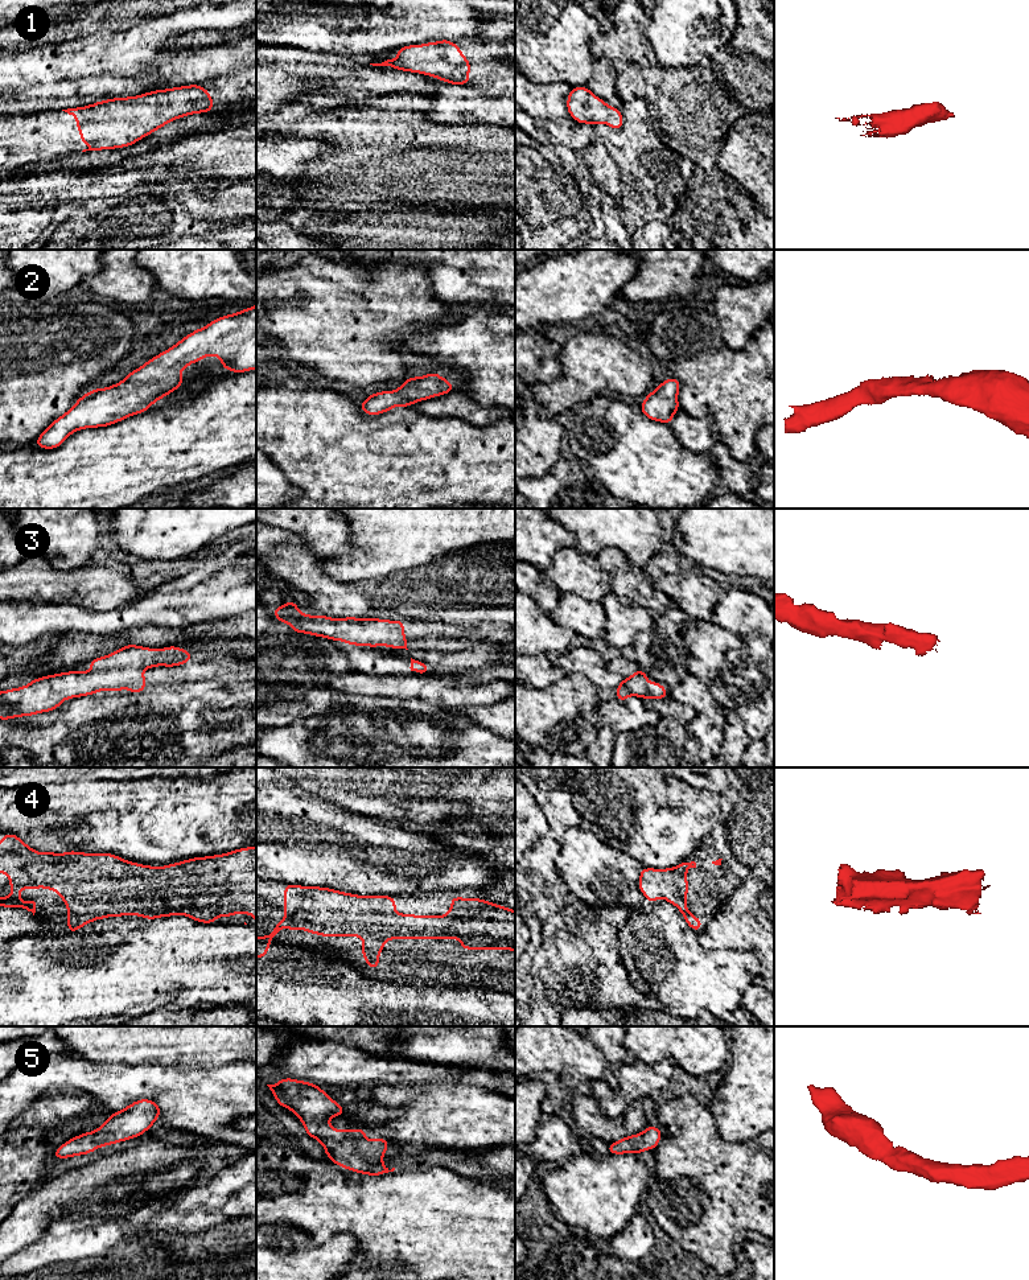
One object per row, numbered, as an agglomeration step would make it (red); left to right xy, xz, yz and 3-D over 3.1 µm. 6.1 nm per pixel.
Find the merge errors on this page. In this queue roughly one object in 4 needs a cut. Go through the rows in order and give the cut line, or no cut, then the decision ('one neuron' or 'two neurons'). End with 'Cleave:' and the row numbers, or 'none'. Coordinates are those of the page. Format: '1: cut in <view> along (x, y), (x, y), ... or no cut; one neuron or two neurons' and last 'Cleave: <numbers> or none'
1: no cut; one neuron
2: no cut; one neuron
3: no cut; one neuron
4: no cut; one neuron
5: no cut; one neuron
Cleave: none

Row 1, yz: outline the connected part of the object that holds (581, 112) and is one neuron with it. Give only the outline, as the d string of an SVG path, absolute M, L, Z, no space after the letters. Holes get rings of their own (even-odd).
M586 86L571 89L567 96L567 110L577 123L592 125L604 123L613 129L623 127L621 110L609 106L596 96Z

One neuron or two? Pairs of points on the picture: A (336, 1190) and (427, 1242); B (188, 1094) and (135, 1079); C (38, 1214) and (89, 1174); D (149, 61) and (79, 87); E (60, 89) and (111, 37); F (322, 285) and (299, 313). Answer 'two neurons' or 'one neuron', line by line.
A: one neuron
B: one neuron
C: one neuron
D: two neurons
E: two neurons
F: one neuron

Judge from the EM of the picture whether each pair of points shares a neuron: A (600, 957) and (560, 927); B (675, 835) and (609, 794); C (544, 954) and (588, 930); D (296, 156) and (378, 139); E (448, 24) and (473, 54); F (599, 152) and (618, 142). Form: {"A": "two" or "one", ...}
{"A": "one", "B": "one", "C": "one", "D": "two", "E": "two", "F": "two"}

